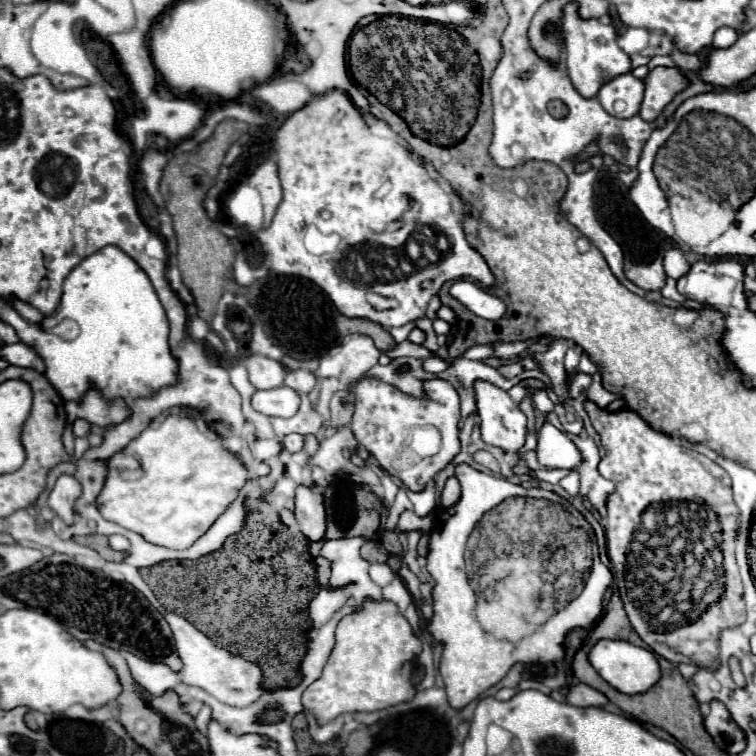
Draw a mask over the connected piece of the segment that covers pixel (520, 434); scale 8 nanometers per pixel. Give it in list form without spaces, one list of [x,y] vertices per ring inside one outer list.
[[[478,381],[474,385],[482,439],[508,453],[518,453],[526,441],[526,415],[500,387]]]

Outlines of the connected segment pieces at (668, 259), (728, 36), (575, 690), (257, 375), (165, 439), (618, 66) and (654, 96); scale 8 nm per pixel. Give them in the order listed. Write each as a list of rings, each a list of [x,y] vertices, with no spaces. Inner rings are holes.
[[[668,249],[664,255],[664,269],[666,269],[668,277],[680,279],[690,269],[690,263],[686,261],[686,257],[680,249]]]
[[[722,27],[716,31],[714,35],[714,41],[712,41],[712,49],[726,49],[730,45],[734,45],[738,39],[738,33],[730,27]]]
[[[580,681],[568,687],[566,701],[576,707],[604,707],[608,703],[608,699],[600,691],[594,691],[590,685]]]
[[[252,355],[246,361],[242,361],[250,373],[250,383],[256,389],[274,389],[284,385],[286,369],[282,367],[280,361],[262,357],[262,355]]]
[[[170,415],[158,427],[146,427],[138,439],[134,439],[124,451],[106,459],[108,475],[100,495],[96,497],[96,507],[106,521],[118,523],[124,529],[130,529],[142,535],[148,543],[162,545],[168,549],[186,549],[208,527],[226,511],[226,507],[236,499],[238,491],[248,479],[246,467],[238,457],[226,451],[220,443],[220,437],[206,437],[200,433],[192,419]]]
[[[578,3],[564,5],[560,23],[562,23],[564,47],[568,51],[566,67],[570,73],[570,81],[582,97],[596,97],[596,93],[600,91],[604,83],[632,71],[630,57],[616,43],[618,35],[616,35],[614,25],[604,25],[600,23],[600,19],[582,19],[578,15]]]
[[[656,67],[650,71],[644,83],[646,83],[646,91],[640,113],[646,121],[654,121],[662,113],[662,109],[672,101],[672,97],[688,85],[688,79],[676,67],[674,69]]]

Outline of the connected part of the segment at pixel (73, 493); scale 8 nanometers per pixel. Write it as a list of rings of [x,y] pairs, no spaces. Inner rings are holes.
[[[60,475],[56,479],[56,485],[48,497],[48,505],[50,505],[50,509],[54,509],[58,513],[60,519],[64,519],[64,523],[74,521],[74,501],[80,495],[80,491],[82,491],[82,487],[74,477]]]

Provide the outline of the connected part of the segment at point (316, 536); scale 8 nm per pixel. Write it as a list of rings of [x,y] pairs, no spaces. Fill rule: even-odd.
[[[298,487],[296,489],[296,521],[300,525],[300,531],[310,539],[310,541],[320,541],[324,539],[326,531],[326,511],[324,511],[324,497],[314,493],[308,487]]]

